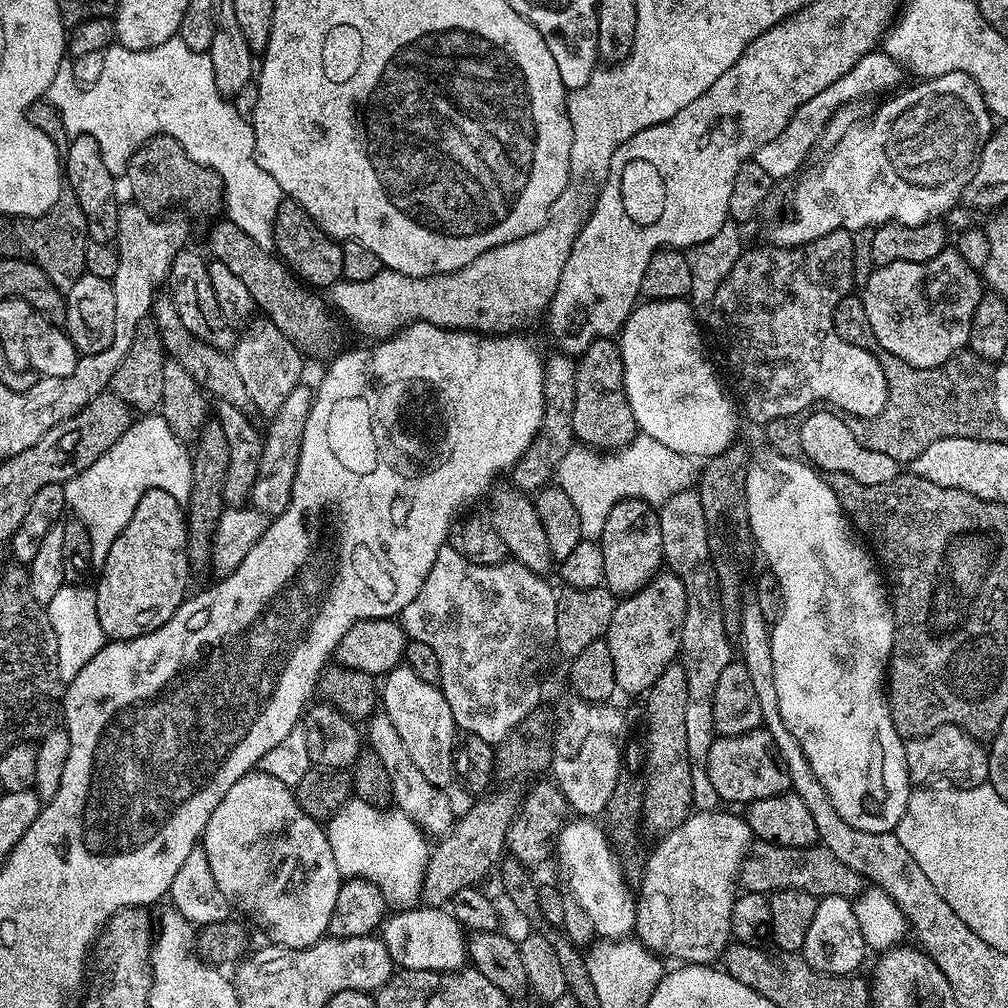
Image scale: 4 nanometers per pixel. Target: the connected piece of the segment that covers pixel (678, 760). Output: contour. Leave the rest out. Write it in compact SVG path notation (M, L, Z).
M673 662L658 674L658 682L648 689L648 733L644 740L644 819L643 827L652 832L667 834L679 828L693 811L690 794L690 758L686 754L686 670L683 663Z

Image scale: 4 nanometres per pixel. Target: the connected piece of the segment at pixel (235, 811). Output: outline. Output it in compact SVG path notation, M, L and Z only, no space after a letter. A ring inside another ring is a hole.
M259 770L238 778L238 782L226 790L226 798L214 806L214 814L210 814L210 822L206 822L202 847L218 890L226 894L235 911L237 908L256 920L271 943L281 944L284 948L305 948L324 939L334 914L334 901L338 898L342 877L338 862L334 862L334 850L330 850L325 825L310 818L310 814L298 806L291 787Z

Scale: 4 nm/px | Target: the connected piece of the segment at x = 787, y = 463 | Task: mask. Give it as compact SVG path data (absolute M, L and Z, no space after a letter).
M765 450L751 457L751 464L746 474L746 506L748 507L748 531L754 544L760 547L767 567L776 575L779 592L783 600L780 617L771 625L772 657L774 658L774 686L778 686L778 710L794 738L802 746L806 758L810 758L810 770L818 774L818 782L826 786L830 802L850 826L867 832L895 832L902 814L906 814L908 799L914 788L908 778L908 763L904 753L905 741L898 734L892 721L892 710L888 706L886 695L886 673L888 660L892 656L892 643L896 633L896 620L892 617L890 592L886 587L885 577L874 559L873 553L858 539L857 533L850 527L850 521L844 515L842 506L826 486L823 475L813 465L796 456L784 456L781 452Z

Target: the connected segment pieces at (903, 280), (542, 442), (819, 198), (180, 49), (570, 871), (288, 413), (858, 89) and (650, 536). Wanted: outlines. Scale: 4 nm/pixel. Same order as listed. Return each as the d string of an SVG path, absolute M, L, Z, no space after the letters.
M946 250L930 262L890 262L873 267L868 281L862 286L862 316L867 331L888 351L885 353L889 357L902 358L902 362L915 368L942 366L942 362L968 348L970 322L982 295L980 284L982 288L981 273L967 264L955 250Z
M571 355L548 356L544 362L544 413L542 426L532 440L532 444L522 454L519 462L512 467L510 483L525 494L535 494L555 477L556 468L566 458L574 446L576 435L572 429L574 418L574 378L576 377L576 360Z
M951 72L950 74L942 74L941 76L932 77L932 86L928 88L922 88L918 92L918 100L914 106L918 106L920 114L922 114L922 126L896 126L898 118L902 116L902 112L910 106L908 102L910 100L902 100L900 102L893 102L891 98L885 99L885 104L877 110L872 116L872 121L869 124L865 122L858 122L854 127L843 136L843 138L836 143L836 147L831 149L827 153L828 156L824 160L824 165L821 166L817 172L812 172L796 189L792 192L792 217L789 220L784 220L781 224L776 224L772 228L772 240L771 243L777 248L798 248L801 244L809 244L814 242L818 238L822 238L826 234L831 232L837 232L843 228L850 232L857 232L863 228L875 229L881 224L905 224L906 226L922 226L927 224L930 220L935 220L941 214L947 213L948 209L957 207L957 199L952 198L940 198L937 192L952 192L957 191L957 188L963 181L964 176L967 176L967 169L971 167L972 159L975 159L976 152L979 151L980 143L983 143L984 135L987 135L988 131L988 117L985 115L984 106L980 102L979 96L980 87L964 72Z
M178 38L162 42L162 46L154 46L150 50L112 46L107 52L114 56L112 60L118 60L120 88L110 100L110 120L106 120L106 132L94 134L94 142L98 142L98 150L102 150L102 162L106 162L106 170L110 170L112 176L119 177L131 162L129 151L139 148L140 140L146 143L148 139L158 135L174 138L195 164L212 169L219 178L224 188L222 208L226 219L234 222L234 226L238 226L242 234L254 238L258 246L271 249L272 223L276 221L282 193L278 182L274 182L274 178L270 178L270 174L266 174L266 170L258 166L252 125L246 119L245 113L243 116L216 84L207 52L190 50L190 46L186 46L186 42Z
M572 818L561 827L554 841L554 856L560 859L564 871L567 891L572 891L571 899L590 914L597 937L605 940L619 940L633 935L636 927L638 896L628 889L624 872L620 869L613 841L603 827L596 825L592 818Z
M297 386L294 390L290 390L290 394L286 394L286 402L282 402L276 415L267 421L268 432L266 428L262 436L264 445L249 501L253 509L269 516L283 513L292 493L292 479L296 473L296 458L300 453L302 430L306 426L308 411L314 399L313 389L304 387Z
M891 51L867 52L862 58L858 58L858 62L854 62L854 66L850 66L850 70L846 70L846 74L842 74L842 78L838 78L838 82L834 82L834 86L826 86L822 94L814 94L810 102L803 104L797 116L790 118L786 130L782 130L782 134L778 134L774 142L766 142L766 146L757 150L754 157L756 164L762 166L762 170L766 170L766 174L770 174L776 182L794 175L807 162L812 147L815 149L819 145L820 135L837 110L863 101L863 96L872 96L875 92L891 93L897 85L898 75L897 59Z
M619 500L606 518L606 526L598 537L602 550L604 584L614 594L637 592L661 571L664 551L657 509L644 500Z

